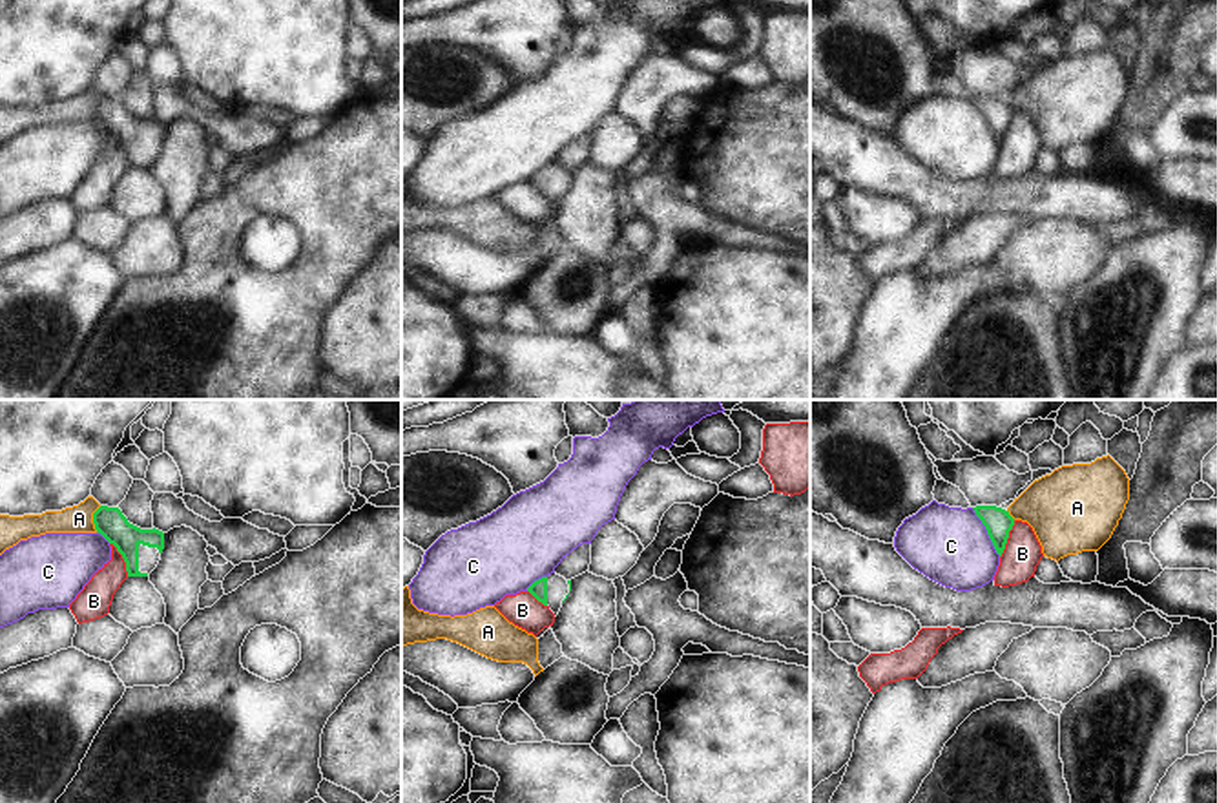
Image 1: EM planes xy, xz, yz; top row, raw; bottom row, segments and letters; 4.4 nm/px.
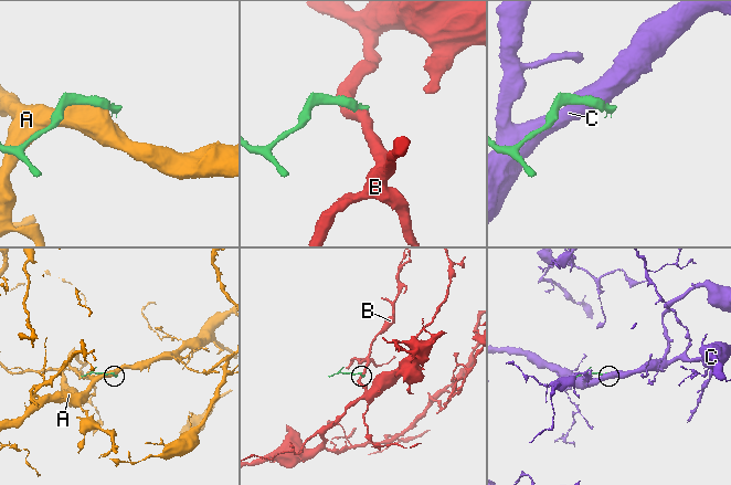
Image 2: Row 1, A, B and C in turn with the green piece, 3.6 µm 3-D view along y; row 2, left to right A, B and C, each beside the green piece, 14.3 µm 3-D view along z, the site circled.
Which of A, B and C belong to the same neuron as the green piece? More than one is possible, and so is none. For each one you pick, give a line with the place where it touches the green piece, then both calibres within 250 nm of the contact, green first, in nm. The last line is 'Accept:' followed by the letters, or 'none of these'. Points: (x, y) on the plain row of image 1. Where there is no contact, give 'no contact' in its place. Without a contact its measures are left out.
Accept: none of these

